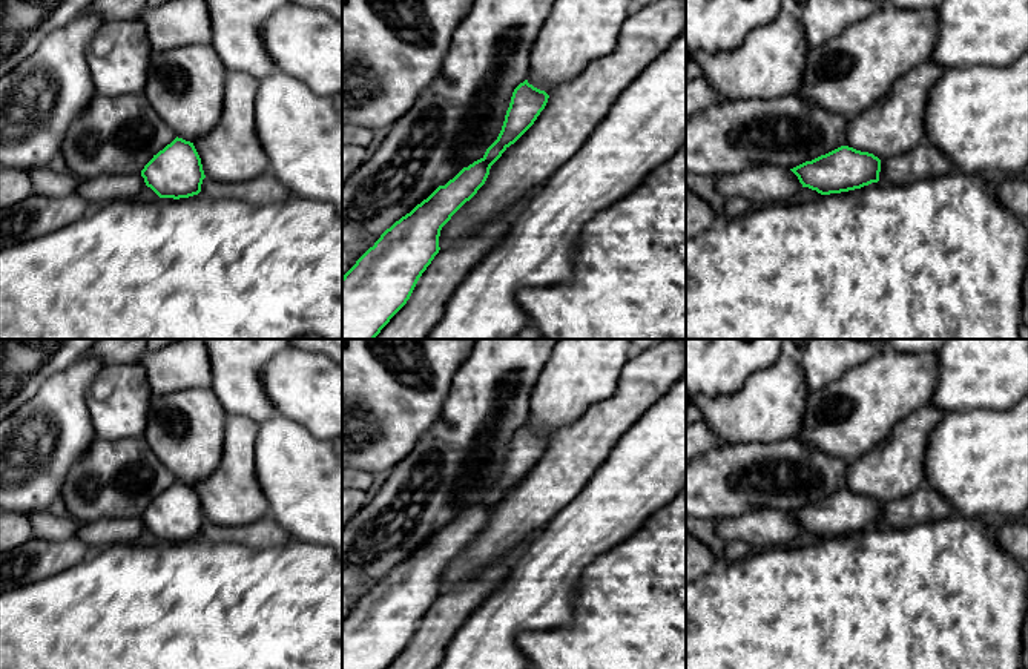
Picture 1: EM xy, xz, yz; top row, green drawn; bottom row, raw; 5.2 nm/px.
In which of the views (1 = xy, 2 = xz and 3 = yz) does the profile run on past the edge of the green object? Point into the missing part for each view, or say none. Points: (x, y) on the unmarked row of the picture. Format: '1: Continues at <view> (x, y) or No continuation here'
1: No continuation here
2: No continuation here
3: No continuation here

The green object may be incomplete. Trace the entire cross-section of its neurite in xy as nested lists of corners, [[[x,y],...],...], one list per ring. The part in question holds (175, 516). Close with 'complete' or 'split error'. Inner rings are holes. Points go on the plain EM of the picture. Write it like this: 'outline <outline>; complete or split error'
outline [[[175,482],[141,514],[141,520],[160,542],[189,542],[201,536],[206,522],[193,486]]]; complete

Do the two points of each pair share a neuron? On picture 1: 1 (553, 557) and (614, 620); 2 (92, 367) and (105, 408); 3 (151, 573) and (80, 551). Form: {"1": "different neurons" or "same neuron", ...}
{"1": "different neurons", "2": "different neurons", "3": "different neurons"}

